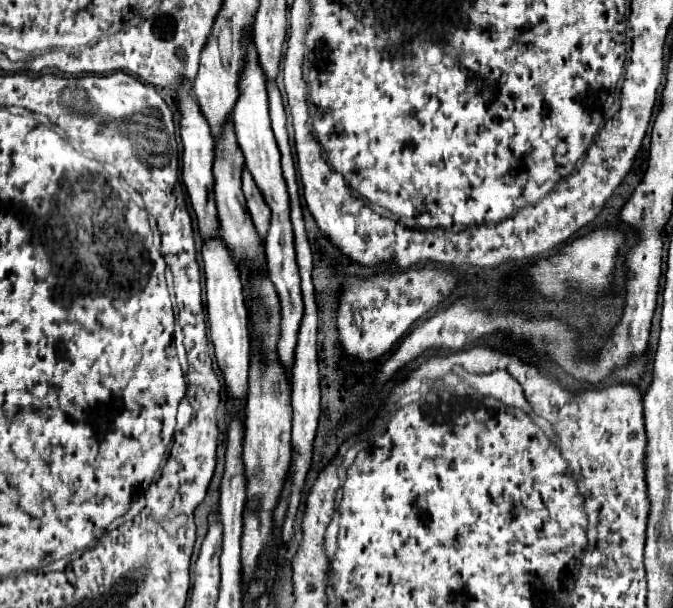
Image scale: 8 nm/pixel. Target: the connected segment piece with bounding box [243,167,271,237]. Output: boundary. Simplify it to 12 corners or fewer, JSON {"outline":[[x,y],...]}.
{"outline":[[247,167],[243,193],[255,229],[265,237],[271,209]]}

